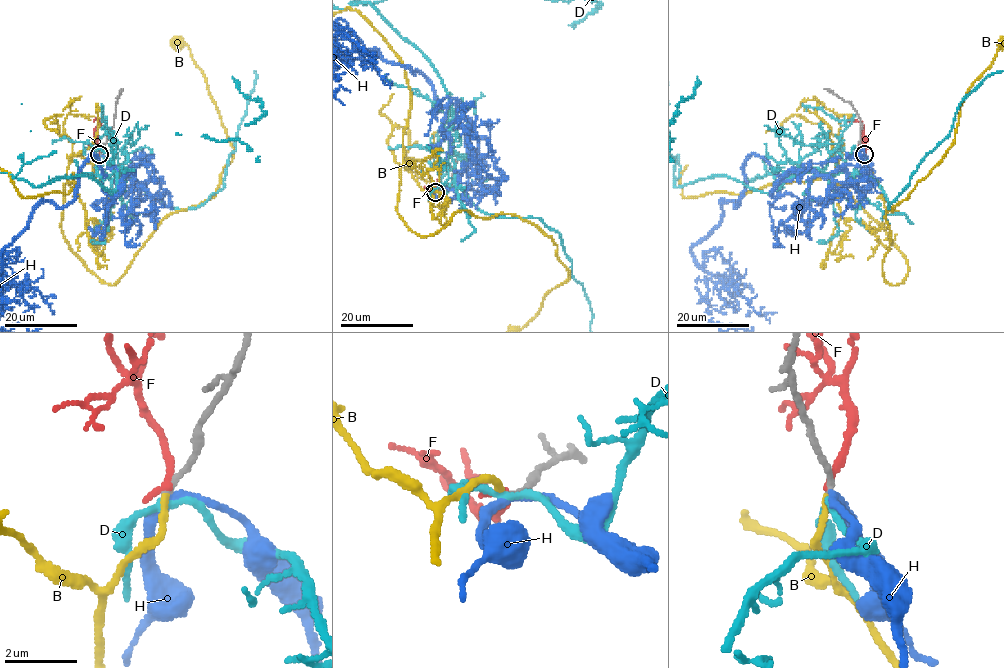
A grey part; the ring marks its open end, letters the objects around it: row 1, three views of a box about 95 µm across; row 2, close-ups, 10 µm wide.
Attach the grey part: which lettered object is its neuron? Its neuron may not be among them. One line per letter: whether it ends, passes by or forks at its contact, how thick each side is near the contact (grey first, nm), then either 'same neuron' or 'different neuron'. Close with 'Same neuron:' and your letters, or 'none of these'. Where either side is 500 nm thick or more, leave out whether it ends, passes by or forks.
B: it ends | 160/150 nm | same neuron
D: it passes by | 150/170 nm | different neuron
F: it ends | 170/240 nm | different neuron
H: it passes by | 160/260 nm | different neuron
Same neuron: B

